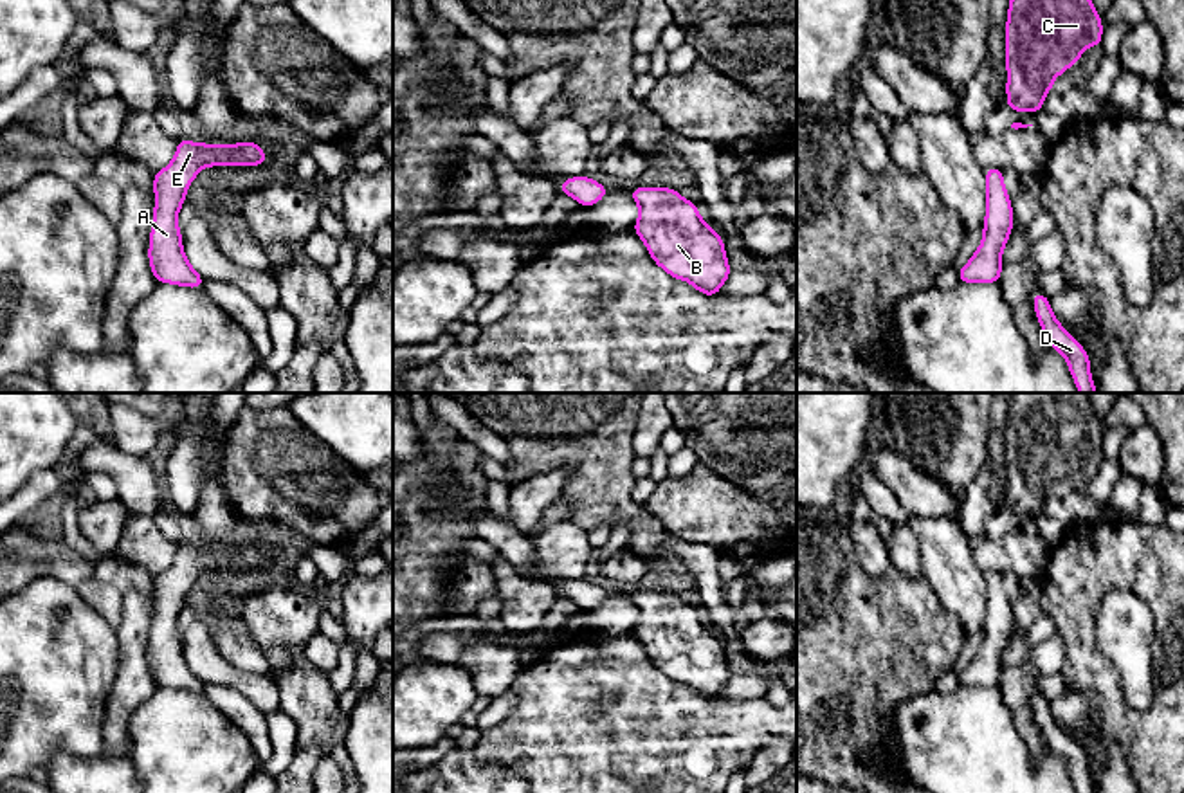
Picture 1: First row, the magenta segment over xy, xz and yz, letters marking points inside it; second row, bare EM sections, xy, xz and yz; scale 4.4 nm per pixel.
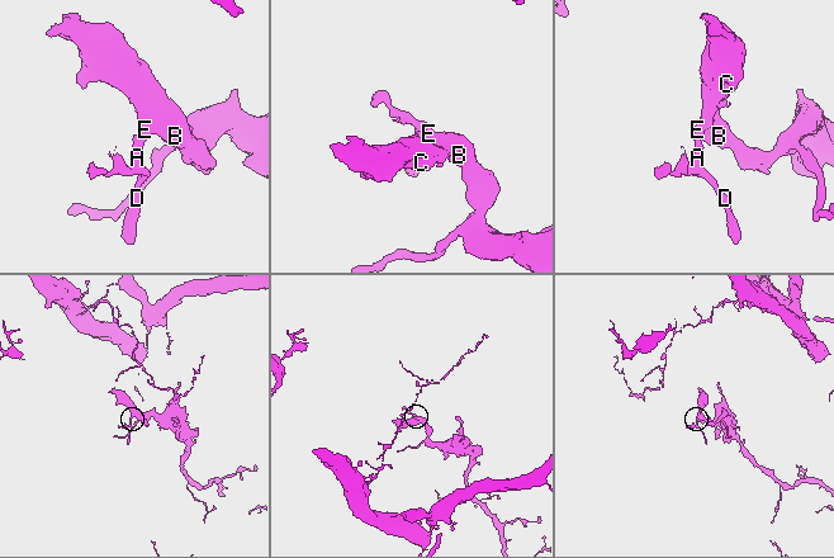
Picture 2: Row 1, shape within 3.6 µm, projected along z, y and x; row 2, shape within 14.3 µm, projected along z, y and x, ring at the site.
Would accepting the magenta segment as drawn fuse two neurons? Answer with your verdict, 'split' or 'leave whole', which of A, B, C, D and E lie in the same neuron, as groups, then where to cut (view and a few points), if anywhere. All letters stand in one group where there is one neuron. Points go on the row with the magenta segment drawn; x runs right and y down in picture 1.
leave whole; A B C D E; no cut

